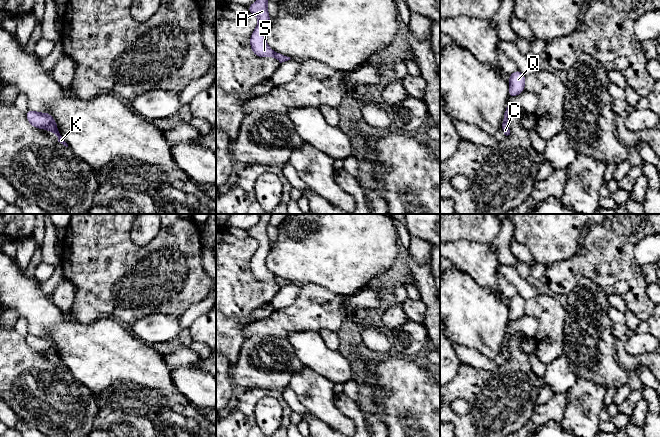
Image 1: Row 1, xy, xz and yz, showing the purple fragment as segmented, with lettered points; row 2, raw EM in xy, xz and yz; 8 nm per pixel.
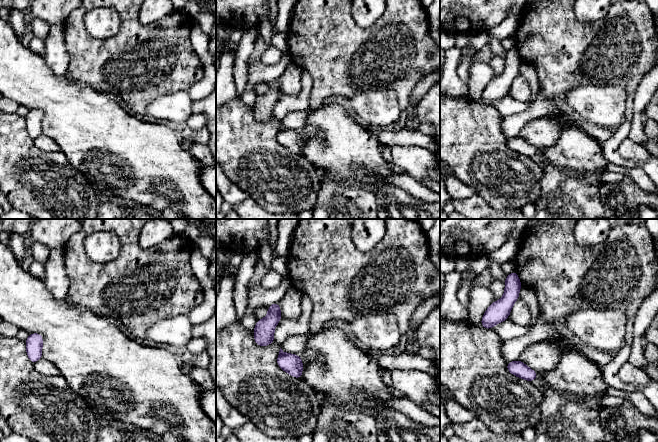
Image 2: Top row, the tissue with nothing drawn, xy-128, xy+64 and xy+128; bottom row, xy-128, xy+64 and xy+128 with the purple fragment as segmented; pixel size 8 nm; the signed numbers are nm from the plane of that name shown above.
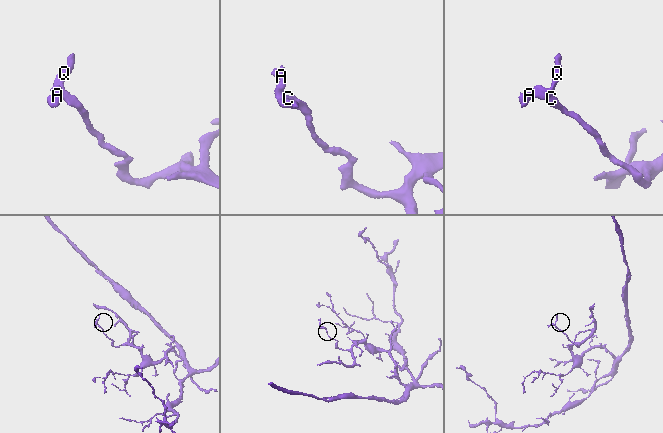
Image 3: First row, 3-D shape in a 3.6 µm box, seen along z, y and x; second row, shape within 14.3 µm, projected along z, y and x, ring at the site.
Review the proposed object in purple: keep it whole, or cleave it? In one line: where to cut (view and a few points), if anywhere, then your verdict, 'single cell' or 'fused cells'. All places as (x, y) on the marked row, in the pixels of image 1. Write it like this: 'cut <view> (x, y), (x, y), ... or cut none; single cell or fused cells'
cut none; single cell

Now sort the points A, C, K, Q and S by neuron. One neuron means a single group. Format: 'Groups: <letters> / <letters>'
Groups: A C K Q S

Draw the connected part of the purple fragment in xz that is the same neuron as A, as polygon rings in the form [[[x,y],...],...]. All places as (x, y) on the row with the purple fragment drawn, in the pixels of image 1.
[[[257,0],[247,6],[249,13],[256,15],[259,22],[250,38],[250,45],[253,53],[258,57],[275,57],[280,63],[290,60],[281,53],[274,52],[266,43],[266,35],[271,27],[270,17],[267,9],[268,0]]]

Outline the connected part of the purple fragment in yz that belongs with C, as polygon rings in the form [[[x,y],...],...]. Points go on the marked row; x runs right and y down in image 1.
[[[507,106],[506,111],[504,113],[504,116],[503,116],[503,120],[502,120],[503,122],[501,125],[501,130],[504,132],[504,134],[506,136],[510,135],[510,129],[509,129],[509,125],[508,125],[508,119],[510,117],[510,114],[511,114],[511,112]]]

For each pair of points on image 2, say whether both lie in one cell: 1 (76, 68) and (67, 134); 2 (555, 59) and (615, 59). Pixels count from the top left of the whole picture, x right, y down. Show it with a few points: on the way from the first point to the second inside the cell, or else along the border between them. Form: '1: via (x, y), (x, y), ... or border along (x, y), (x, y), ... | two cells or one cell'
1: border along (66, 74), (73, 80), (89, 85), (96, 90) | two cells
2: via (570, 59), (600, 59) | one cell

